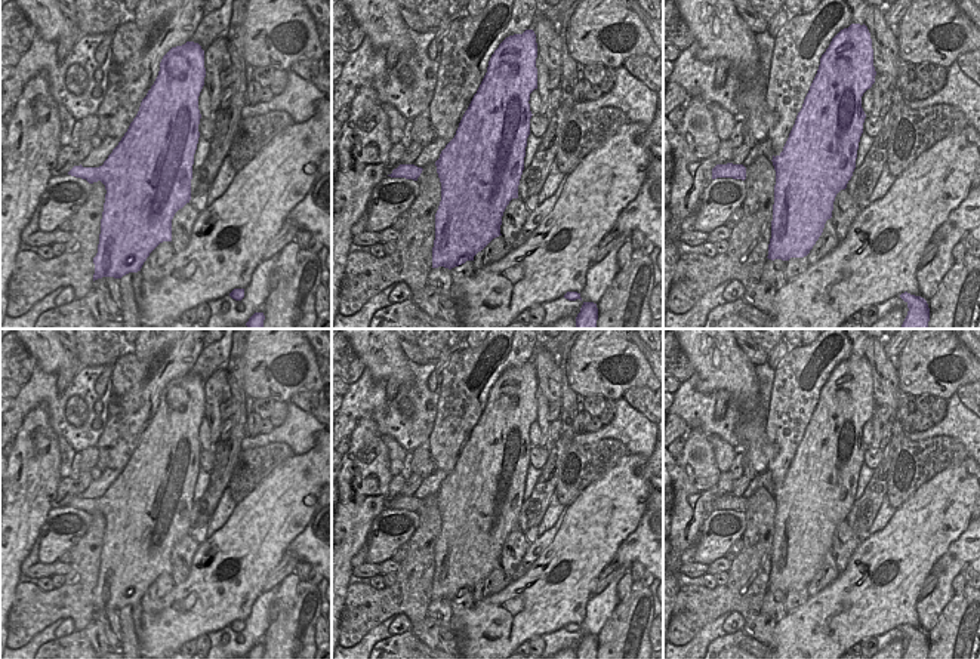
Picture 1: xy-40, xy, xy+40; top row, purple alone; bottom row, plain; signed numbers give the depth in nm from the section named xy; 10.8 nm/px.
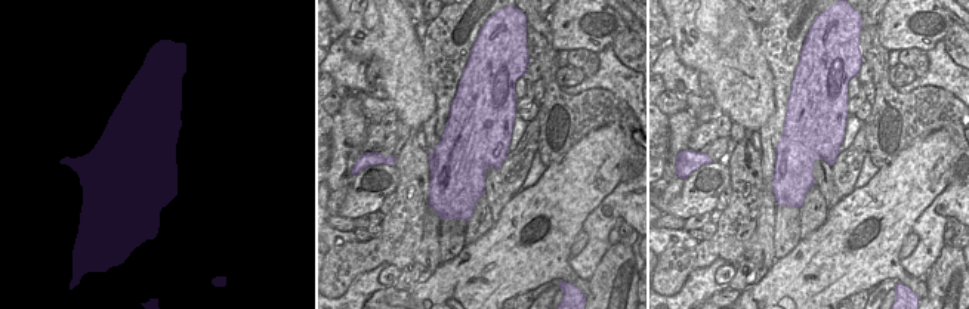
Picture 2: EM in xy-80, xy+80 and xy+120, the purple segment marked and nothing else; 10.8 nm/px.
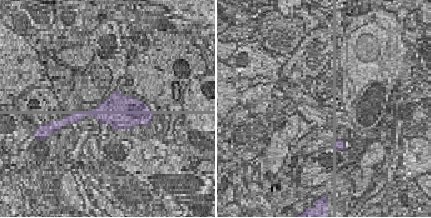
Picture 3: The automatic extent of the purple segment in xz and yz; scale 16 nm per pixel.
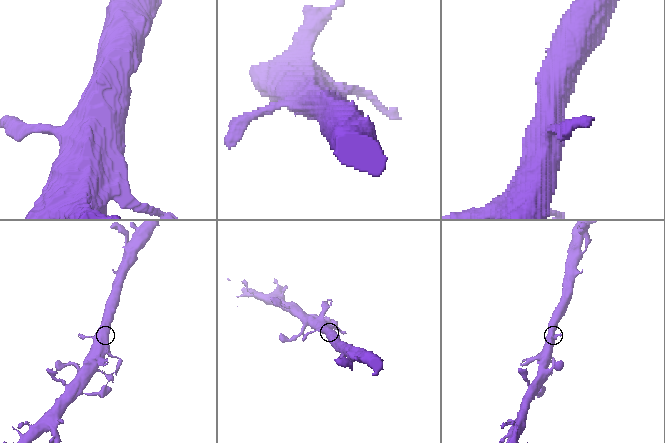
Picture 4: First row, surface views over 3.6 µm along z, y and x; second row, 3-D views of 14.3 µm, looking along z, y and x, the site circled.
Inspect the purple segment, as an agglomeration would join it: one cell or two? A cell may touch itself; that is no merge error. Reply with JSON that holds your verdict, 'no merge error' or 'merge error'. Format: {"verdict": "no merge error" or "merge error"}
{"verdict": "no merge error"}

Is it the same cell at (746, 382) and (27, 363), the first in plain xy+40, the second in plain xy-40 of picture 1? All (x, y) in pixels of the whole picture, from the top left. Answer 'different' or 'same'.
different

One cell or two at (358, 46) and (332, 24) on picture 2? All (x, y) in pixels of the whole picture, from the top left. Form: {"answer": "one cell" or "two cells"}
{"answer": "two cells"}

